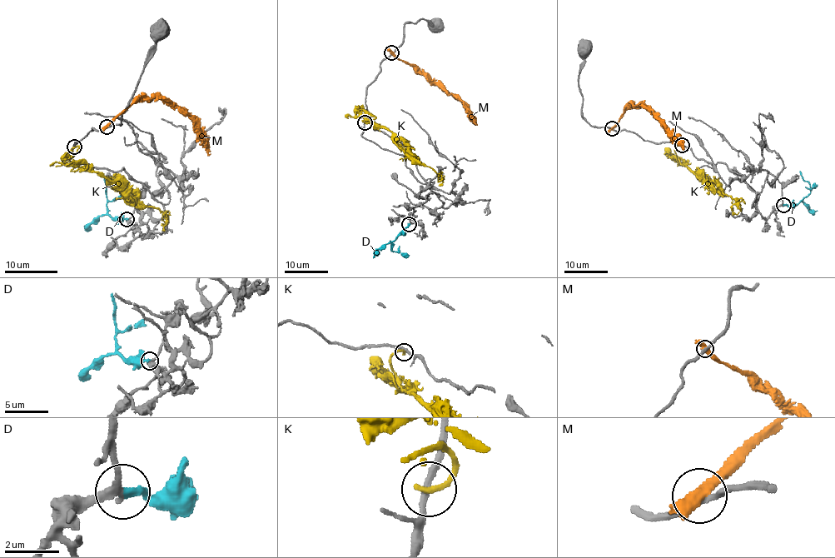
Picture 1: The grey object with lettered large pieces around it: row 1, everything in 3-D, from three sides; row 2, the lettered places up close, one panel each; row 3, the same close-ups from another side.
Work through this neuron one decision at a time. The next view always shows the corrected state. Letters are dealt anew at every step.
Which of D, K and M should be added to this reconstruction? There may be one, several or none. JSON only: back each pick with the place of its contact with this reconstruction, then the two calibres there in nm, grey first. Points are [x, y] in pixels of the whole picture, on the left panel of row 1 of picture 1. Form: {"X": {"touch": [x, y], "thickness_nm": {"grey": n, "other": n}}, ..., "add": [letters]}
{"D": {"touch": [126, 219], "thickness_nm": {"grey": 240, "other": 360}}, "add": ["D"]}

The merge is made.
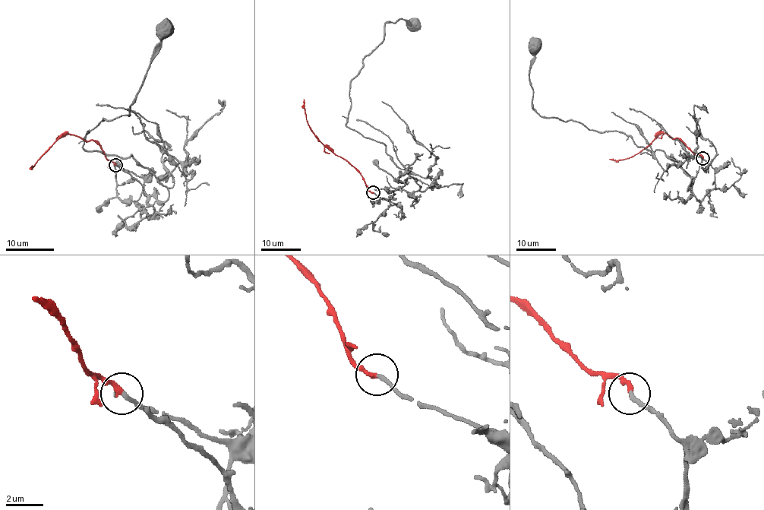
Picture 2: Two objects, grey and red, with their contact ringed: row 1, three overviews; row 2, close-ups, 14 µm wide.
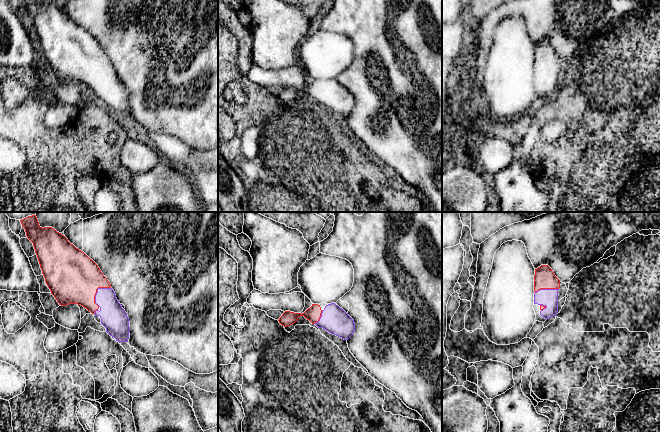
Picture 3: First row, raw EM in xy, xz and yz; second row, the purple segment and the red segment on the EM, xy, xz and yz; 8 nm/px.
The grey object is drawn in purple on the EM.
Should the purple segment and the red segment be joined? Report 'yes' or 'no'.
yes

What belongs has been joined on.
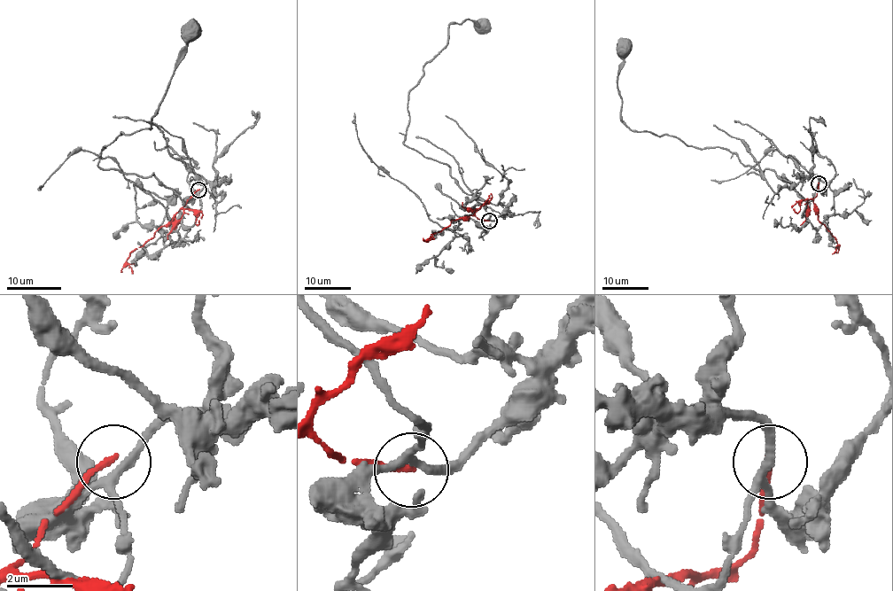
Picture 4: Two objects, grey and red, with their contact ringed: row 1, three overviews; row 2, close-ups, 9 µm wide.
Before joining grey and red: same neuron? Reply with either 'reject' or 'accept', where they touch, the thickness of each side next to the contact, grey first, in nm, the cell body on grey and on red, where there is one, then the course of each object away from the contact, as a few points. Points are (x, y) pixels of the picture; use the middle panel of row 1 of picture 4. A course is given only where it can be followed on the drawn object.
reject | (489, 221) | 240/180 nm | grey (482, 25) | red none | grey via (490, 221), (450, 168), (404, 143), (407, 97), (423, 66), (446, 44), (447, 27), (465, 19), (483, 26) | red via (488, 221), (466, 215), (453, 221), (428, 239), (432, 234)

